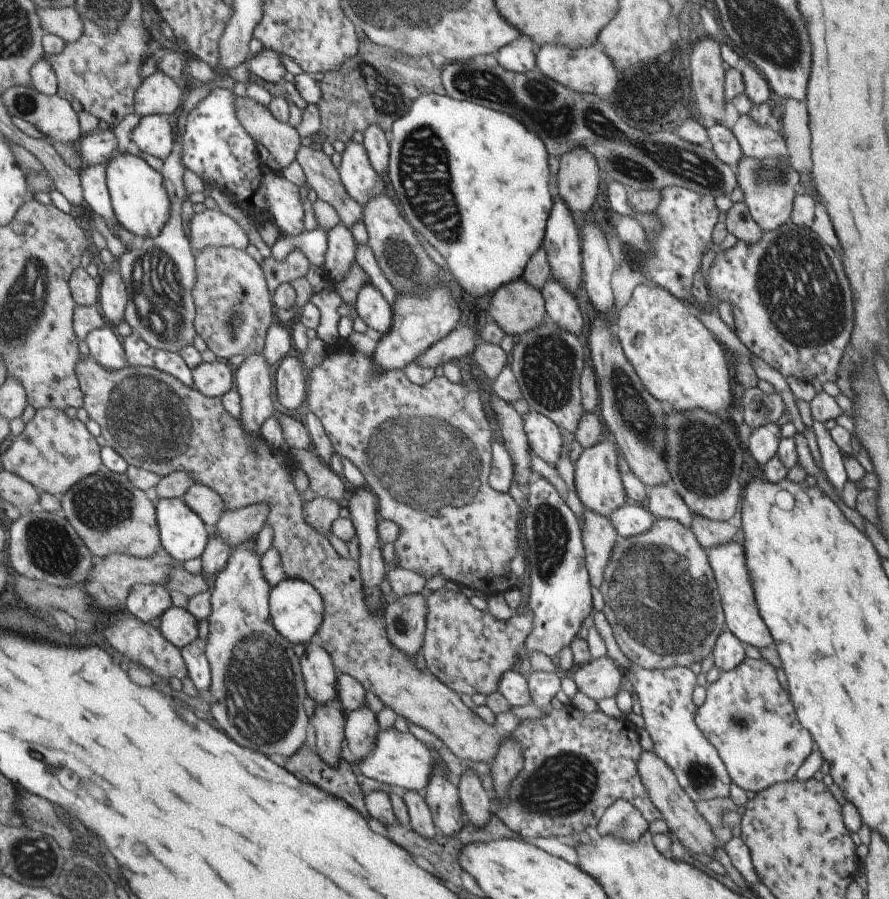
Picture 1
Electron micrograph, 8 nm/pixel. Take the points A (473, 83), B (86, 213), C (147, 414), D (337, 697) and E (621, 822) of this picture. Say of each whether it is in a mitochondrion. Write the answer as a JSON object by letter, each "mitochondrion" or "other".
{"A":"mitochondrion","B":"other","C":"mitochondrion","D":"other","E":"mitochondrion"}

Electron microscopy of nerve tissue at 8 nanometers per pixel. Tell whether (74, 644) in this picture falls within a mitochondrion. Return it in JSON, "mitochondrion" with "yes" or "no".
{"mitochondrion":"no"}

